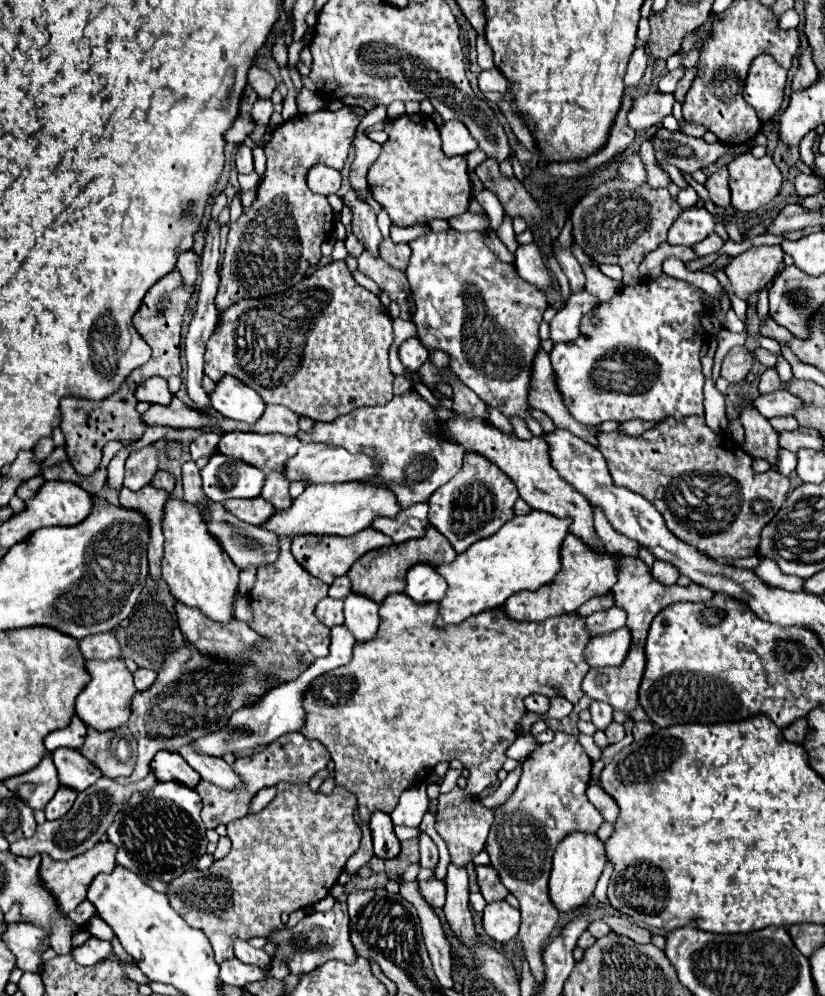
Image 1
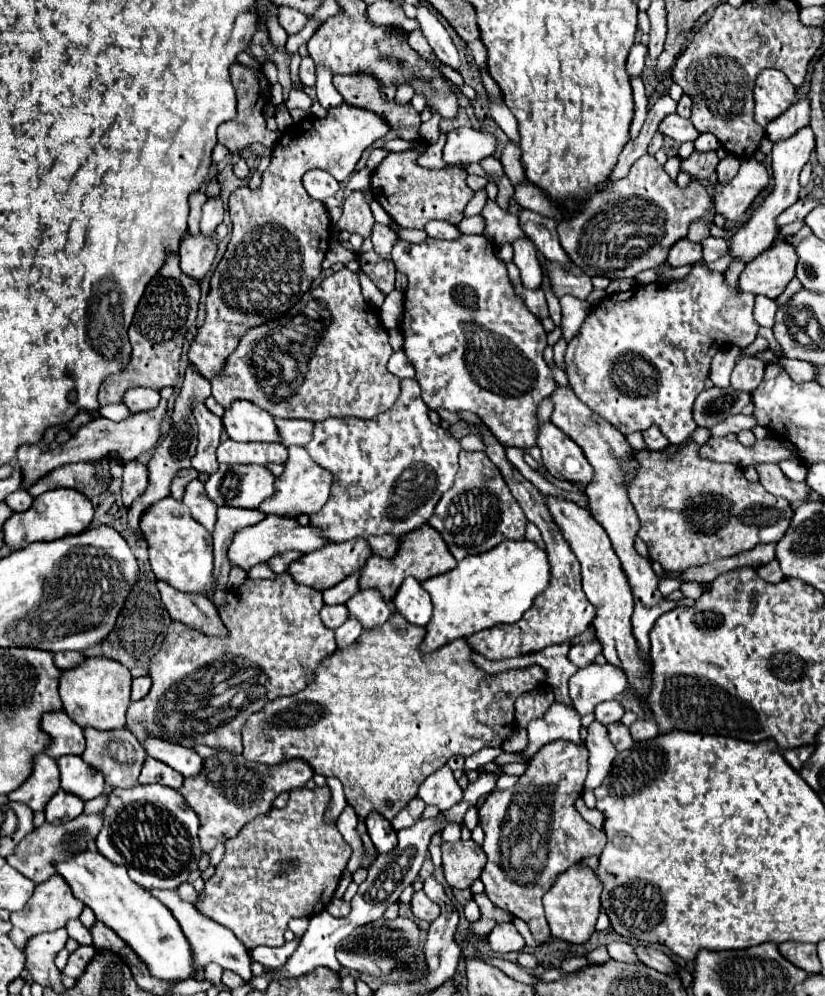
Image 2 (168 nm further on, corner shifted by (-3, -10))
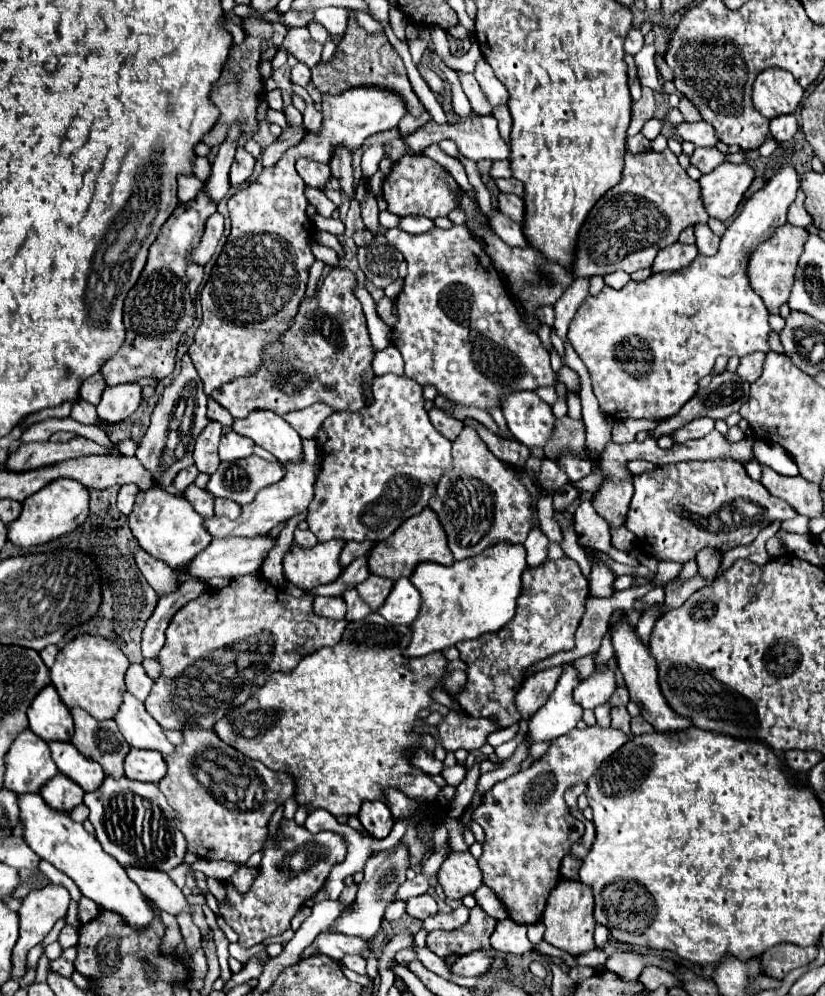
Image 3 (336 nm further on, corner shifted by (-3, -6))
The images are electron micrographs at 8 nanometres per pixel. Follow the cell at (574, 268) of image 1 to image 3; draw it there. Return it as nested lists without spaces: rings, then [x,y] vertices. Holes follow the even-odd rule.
[[[501,193],[499,195],[499,211],[507,215],[509,219],[523,223],[525,219],[525,201],[521,197],[515,197],[511,193]]]

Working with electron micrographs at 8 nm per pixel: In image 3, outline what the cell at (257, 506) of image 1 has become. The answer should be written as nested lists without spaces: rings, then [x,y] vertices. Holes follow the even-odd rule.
[[[215,499],[215,513],[217,515],[223,515],[223,517],[227,517],[227,519],[237,519],[239,517],[239,511],[241,511],[241,507],[237,505],[237,503],[233,503],[233,501],[229,501],[229,499]]]

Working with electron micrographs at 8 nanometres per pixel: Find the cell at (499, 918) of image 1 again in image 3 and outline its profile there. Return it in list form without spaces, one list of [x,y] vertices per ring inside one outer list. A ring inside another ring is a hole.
[[[507,917],[497,923],[497,927],[491,935],[491,947],[501,953],[523,955],[533,949],[533,943],[527,937],[527,927],[515,923]]]

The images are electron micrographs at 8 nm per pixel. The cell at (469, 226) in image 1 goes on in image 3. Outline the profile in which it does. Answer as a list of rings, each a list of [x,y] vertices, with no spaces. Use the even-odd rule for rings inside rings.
[[[411,215],[411,217],[403,217],[399,223],[399,229],[407,231],[411,234],[420,234],[427,232],[435,227],[433,220],[420,215]]]

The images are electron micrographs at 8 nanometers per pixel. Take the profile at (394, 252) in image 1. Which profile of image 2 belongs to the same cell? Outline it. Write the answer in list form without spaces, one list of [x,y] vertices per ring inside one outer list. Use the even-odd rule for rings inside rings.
[[[373,223],[373,229],[371,229],[371,241],[373,241],[373,247],[379,255],[391,255],[391,247],[393,243],[397,241],[397,235],[395,231],[389,227],[389,225],[381,225],[381,223]]]

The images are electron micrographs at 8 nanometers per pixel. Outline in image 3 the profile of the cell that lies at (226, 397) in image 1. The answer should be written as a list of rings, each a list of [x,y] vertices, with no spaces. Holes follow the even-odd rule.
[[[251,411],[247,419],[235,419],[231,429],[253,439],[255,445],[267,449],[281,463],[297,463],[301,459],[301,437],[273,411]]]

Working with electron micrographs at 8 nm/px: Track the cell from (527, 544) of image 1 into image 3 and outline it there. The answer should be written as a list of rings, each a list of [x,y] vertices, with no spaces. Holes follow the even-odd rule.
[[[497,543],[477,557],[455,561],[449,567],[437,563],[419,565],[411,575],[411,583],[419,589],[423,605],[419,617],[411,625],[413,639],[403,655],[423,657],[435,651],[443,651],[459,641],[499,631],[515,617],[517,599],[523,589],[521,575],[527,567],[525,547],[509,543]]]

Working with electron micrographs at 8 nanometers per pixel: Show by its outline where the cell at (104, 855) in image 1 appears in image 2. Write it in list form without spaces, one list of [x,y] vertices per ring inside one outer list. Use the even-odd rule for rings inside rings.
[[[53,875],[51,879],[47,879],[45,883],[35,887],[35,893],[31,895],[31,899],[27,901],[25,909],[19,913],[11,913],[11,923],[13,923],[13,931],[11,931],[11,939],[15,943],[17,949],[25,949],[27,941],[43,931],[55,931],[65,927],[65,923],[69,919],[77,919],[81,915],[83,903],[79,903],[79,899],[75,899],[71,895],[71,889],[67,887],[67,883],[63,883],[63,879],[59,879],[59,875]]]

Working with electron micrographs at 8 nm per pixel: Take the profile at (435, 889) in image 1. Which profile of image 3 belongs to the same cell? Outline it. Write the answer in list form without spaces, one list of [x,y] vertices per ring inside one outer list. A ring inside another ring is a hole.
[[[423,893],[423,895],[407,901],[407,913],[411,917],[423,921],[423,919],[427,919],[431,915],[437,915],[437,901],[429,893]]]

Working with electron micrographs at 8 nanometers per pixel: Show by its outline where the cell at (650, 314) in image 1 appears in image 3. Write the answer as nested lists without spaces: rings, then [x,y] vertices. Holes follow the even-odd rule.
[[[789,157],[771,177],[771,181],[743,205],[739,217],[721,237],[717,255],[699,255],[689,267],[683,267],[681,271],[657,273],[641,283],[629,281],[619,291],[605,285],[597,297],[589,295],[579,305],[569,325],[569,341],[591,375],[593,393],[605,415],[613,419],[629,419],[631,413],[675,415],[697,393],[699,379],[713,371],[713,363],[721,353],[743,357],[753,351],[769,351],[769,311],[763,299],[751,289],[745,267],[753,249],[769,239],[777,227],[787,223],[787,209],[795,199],[799,181],[801,177],[797,165],[793,157]]]

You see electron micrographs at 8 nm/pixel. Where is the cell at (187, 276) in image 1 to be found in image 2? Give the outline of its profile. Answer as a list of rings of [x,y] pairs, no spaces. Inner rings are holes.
[[[221,223],[215,229],[215,235],[185,235],[183,243],[179,245],[179,259],[181,259],[181,271],[185,275],[191,275],[193,279],[203,279],[209,271],[213,257],[217,253],[217,247],[221,239],[227,235],[227,225]]]

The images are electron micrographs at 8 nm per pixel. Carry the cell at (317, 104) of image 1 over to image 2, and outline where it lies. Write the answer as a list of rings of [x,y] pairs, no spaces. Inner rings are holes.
[[[291,89],[289,99],[285,101],[285,105],[287,105],[287,109],[299,107],[299,109],[311,113],[311,99],[309,99],[309,95],[307,95],[305,91],[301,91],[301,89]]]

